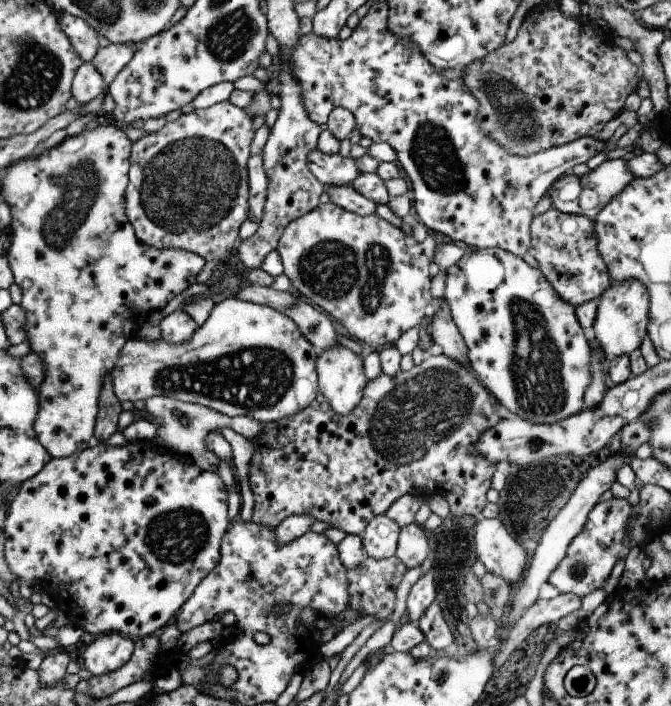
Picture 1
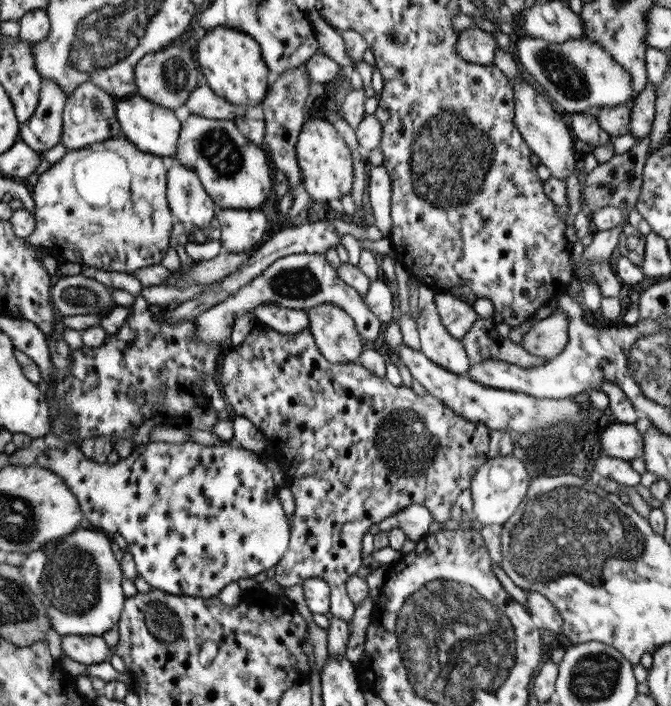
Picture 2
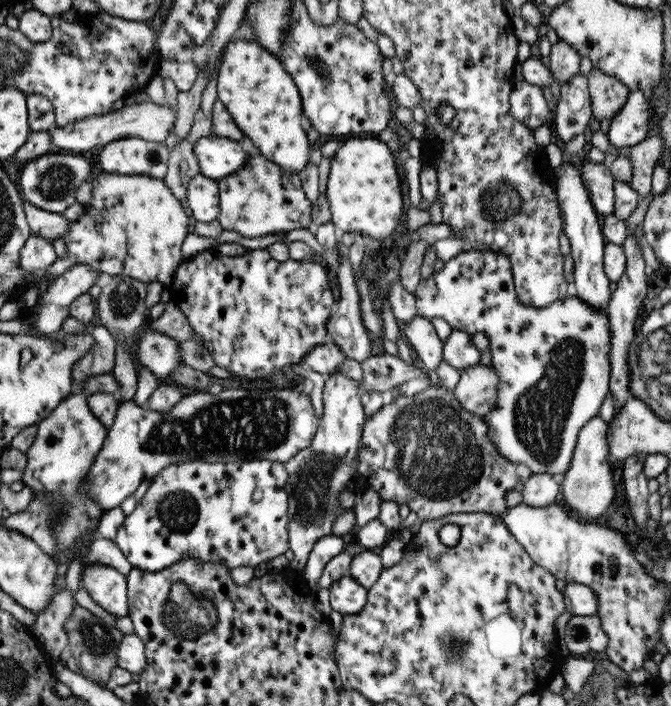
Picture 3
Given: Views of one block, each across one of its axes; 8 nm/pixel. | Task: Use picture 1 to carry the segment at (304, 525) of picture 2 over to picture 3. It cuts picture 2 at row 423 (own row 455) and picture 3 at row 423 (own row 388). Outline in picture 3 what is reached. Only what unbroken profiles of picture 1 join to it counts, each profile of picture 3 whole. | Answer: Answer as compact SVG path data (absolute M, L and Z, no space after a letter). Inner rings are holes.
M443 385L426 387L413 396L405 396L397 390L393 402L365 415L357 450L359 488L366 486L366 489L377 492L382 501L391 500L397 505L407 506L420 521L465 512L499 516L506 511L507 492L519 491L530 472L527 466L507 462L503 456L497 455L487 430L483 418L468 413L454 399L452 391Z

